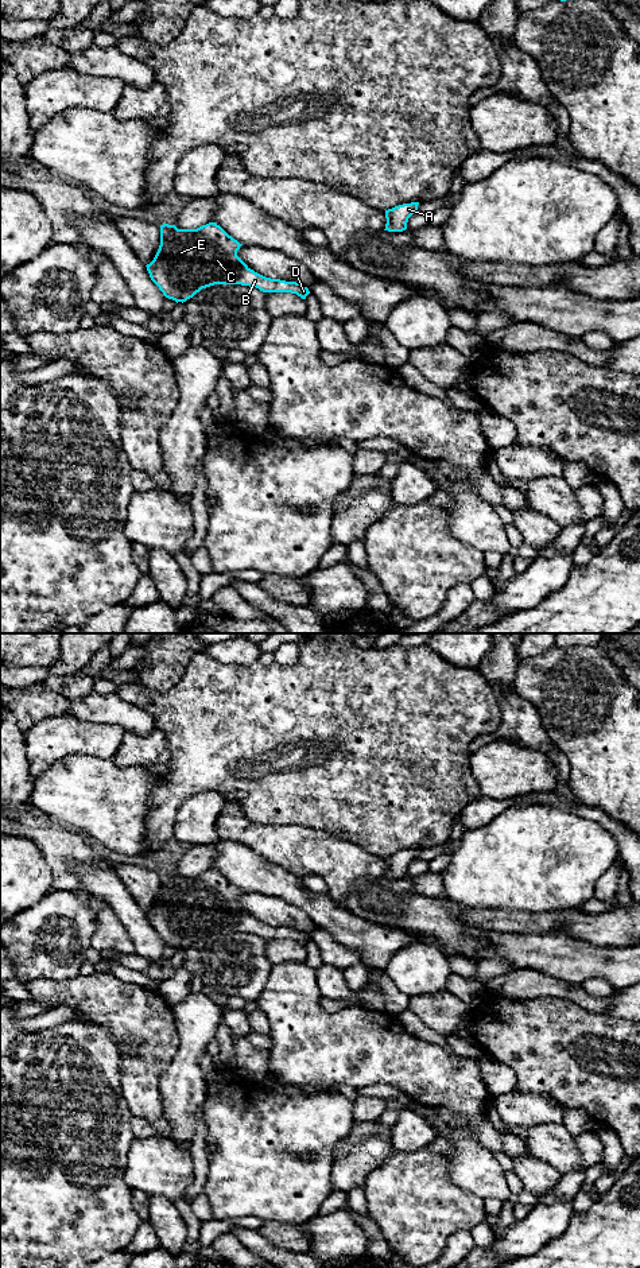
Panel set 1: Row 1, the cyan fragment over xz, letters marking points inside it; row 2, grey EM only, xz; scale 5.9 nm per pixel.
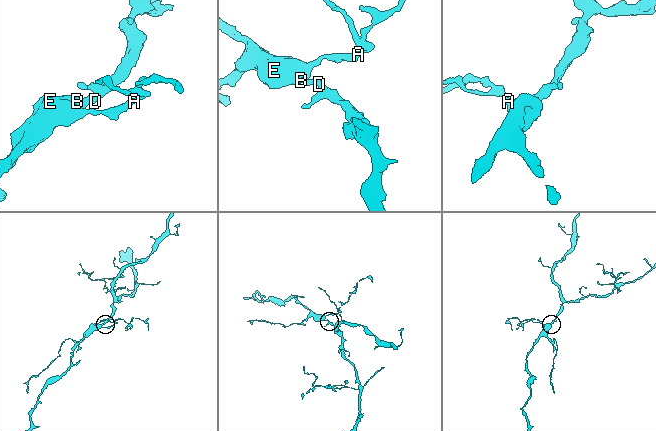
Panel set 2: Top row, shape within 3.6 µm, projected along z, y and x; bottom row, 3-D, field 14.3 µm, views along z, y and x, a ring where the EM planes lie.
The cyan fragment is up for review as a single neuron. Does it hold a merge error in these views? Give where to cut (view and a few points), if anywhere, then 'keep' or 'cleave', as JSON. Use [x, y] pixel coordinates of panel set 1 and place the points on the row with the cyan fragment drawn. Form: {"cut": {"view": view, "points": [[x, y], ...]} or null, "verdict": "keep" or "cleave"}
{"cut": null, "verdict": "keep"}

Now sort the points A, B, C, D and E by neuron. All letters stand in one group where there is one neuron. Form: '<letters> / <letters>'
A B C D E

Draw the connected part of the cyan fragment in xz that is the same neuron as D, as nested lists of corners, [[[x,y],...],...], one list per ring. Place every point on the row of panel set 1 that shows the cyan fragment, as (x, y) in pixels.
[[[216,222],[197,229],[163,224],[159,249],[146,267],[163,295],[177,303],[214,284],[241,284],[306,299],[310,291],[300,283],[265,278],[251,270],[237,256],[241,245]]]

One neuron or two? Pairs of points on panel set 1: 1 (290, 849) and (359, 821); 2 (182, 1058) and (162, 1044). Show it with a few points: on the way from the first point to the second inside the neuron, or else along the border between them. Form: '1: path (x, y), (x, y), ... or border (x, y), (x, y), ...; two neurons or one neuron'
1: border (298, 825), (321, 829), (359, 845); two neurons
2: border (175, 1022), (179, 1047), (159, 1080); two neurons

